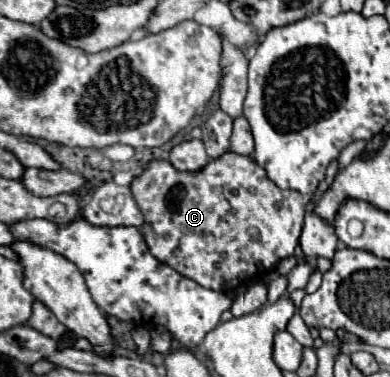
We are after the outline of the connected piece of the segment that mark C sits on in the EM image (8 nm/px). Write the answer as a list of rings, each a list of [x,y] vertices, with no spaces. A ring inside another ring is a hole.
[[[231,150],[199,172],[179,172],[167,160],[151,160],[129,188],[145,216],[139,230],[149,252],[203,288],[225,294],[245,284],[245,272],[267,276],[279,260],[293,256],[303,230],[305,198],[279,188],[255,160]]]

